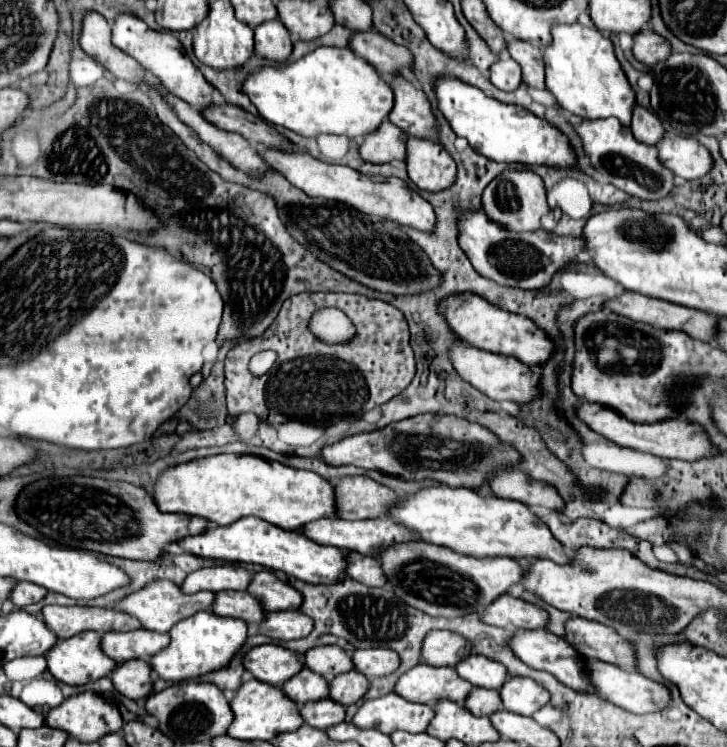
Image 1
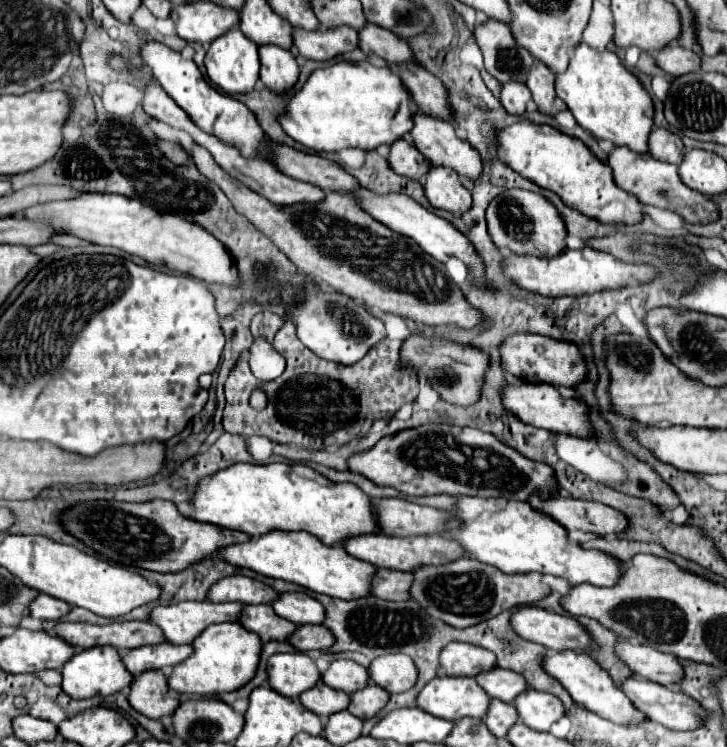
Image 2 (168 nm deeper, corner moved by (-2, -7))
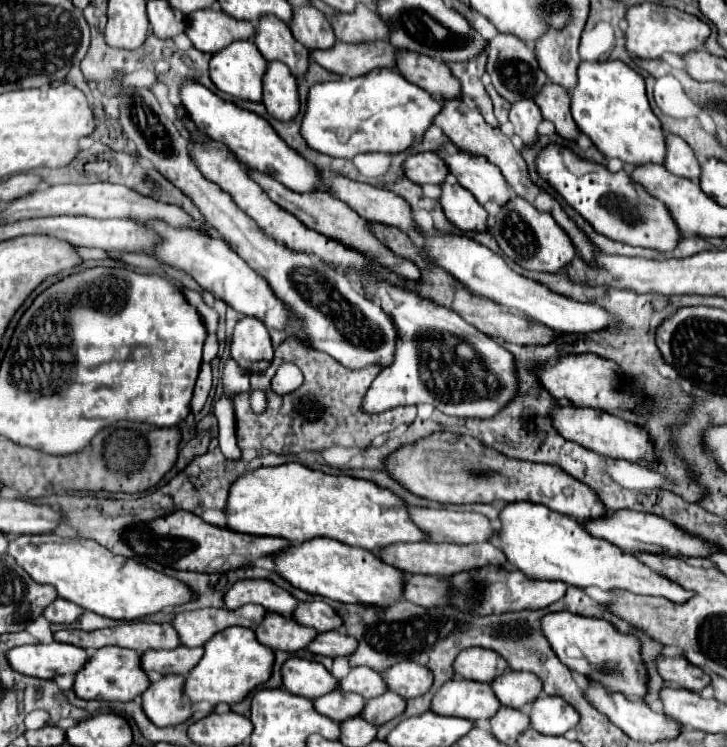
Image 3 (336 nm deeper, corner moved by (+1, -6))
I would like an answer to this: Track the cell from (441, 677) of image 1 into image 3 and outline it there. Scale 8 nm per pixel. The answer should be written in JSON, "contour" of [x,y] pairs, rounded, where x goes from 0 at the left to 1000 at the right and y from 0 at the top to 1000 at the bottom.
{"contour":[[[622,909],[605,920],[594,938],[594,952],[602,957],[616,957],[616,960],[638,960],[646,965],[657,963],[677,963],[685,954],[685,946],[691,941],[682,938],[682,930],[671,914],[660,912],[644,912],[644,909]]]}

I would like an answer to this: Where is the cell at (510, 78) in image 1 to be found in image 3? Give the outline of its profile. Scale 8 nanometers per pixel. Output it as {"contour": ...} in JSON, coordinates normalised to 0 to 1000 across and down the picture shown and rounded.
{"contour":[[[715,133],[702,146],[702,165],[707,167],[707,181],[715,183],[721,194],[735,194],[740,189],[743,162],[743,146],[732,133]]]}

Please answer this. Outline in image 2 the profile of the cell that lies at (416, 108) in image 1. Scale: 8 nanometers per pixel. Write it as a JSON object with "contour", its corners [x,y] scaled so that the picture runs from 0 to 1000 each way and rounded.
{"contour":[[[579,147],[568,150],[568,174],[565,174],[565,182],[568,182],[568,190],[571,190],[571,198],[593,217],[593,220],[604,220],[604,222],[618,222],[623,228],[629,228],[631,233],[653,241],[659,233],[662,233],[662,212],[656,206],[656,201],[651,201],[640,187],[634,187],[629,179],[626,179],[626,171],[612,163],[609,158],[601,158],[601,155],[590,155]]]}

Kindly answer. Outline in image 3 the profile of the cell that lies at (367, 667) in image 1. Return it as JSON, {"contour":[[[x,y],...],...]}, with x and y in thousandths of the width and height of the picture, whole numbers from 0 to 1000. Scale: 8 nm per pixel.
{"contour":[[[550,885],[528,901],[528,909],[536,925],[553,930],[556,936],[569,936],[583,930],[594,920],[597,904],[591,896],[569,885]]]}

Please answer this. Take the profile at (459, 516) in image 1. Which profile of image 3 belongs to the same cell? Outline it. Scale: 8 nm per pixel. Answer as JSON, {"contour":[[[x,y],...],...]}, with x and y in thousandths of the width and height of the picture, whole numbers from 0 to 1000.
{"contour":[[[699,673],[688,687],[688,714],[682,724],[691,727],[691,738],[699,746],[699,756],[721,764],[732,775],[776,778],[792,786],[825,786],[828,791],[856,788],[878,797],[905,797],[927,807],[941,807],[955,797],[933,780],[913,775],[875,743],[856,740],[847,730],[814,719],[792,695],[757,684],[737,673]]]}

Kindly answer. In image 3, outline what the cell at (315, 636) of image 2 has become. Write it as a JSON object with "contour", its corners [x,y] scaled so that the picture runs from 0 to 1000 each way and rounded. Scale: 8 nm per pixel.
{"contour":[[[451,845],[451,847],[440,847],[426,863],[424,869],[435,877],[448,877],[448,880],[479,880],[490,871],[490,855],[468,847],[468,845]]]}

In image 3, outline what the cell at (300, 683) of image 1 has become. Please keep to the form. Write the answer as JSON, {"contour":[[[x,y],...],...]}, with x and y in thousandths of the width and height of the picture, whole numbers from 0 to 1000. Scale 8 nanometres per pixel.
{"contour":[[[459,922],[457,928],[432,936],[432,946],[437,954],[454,960],[462,968],[470,968],[470,963],[492,960],[498,954],[498,946],[503,944],[503,936],[490,928],[476,928]]]}

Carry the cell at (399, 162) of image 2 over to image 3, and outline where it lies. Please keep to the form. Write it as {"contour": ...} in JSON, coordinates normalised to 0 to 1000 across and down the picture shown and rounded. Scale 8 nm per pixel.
{"contour":[[[575,205],[564,207],[556,218],[556,232],[561,240],[567,240],[575,248],[608,248],[616,237],[616,224],[611,213],[600,205]]]}

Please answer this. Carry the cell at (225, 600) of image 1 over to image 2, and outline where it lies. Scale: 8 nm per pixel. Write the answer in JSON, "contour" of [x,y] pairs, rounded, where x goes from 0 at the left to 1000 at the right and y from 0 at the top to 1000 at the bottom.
{"contour":[[[370,809],[334,811],[329,833],[343,846],[351,846],[362,862],[370,857],[395,857],[395,851],[409,841],[403,833],[384,827]]]}

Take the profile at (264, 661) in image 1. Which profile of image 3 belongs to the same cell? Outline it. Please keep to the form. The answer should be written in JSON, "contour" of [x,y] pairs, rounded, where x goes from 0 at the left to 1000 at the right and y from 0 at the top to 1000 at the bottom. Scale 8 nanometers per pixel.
{"contour":[[[399,880],[388,890],[391,922],[413,933],[443,933],[465,920],[465,909],[437,885]]]}

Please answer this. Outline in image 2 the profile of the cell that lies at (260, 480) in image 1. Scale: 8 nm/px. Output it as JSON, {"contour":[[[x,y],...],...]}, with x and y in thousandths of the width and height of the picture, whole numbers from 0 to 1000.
{"contour":[[[326,618],[271,645],[263,664],[263,693],[359,718],[370,710],[420,710],[458,731],[475,720],[519,710],[513,672],[491,651],[461,648],[420,621],[334,621]]]}

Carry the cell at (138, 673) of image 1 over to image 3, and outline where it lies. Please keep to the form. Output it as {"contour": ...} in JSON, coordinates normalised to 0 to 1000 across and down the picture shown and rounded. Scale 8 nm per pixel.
{"contour":[[[228,904],[195,928],[195,946],[217,973],[248,971],[264,960],[261,941],[253,936],[253,904]]]}

